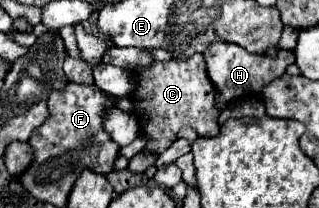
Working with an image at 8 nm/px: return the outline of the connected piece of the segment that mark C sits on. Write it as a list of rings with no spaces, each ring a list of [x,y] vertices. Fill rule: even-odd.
[[[195,53],[185,61],[155,61],[153,67],[131,73],[139,81],[133,101],[141,133],[149,139],[145,151],[161,155],[173,143],[173,139],[177,139],[177,133],[183,127],[193,127],[203,137],[213,137],[219,133],[219,109],[215,101],[217,91],[207,77],[201,53]]]

